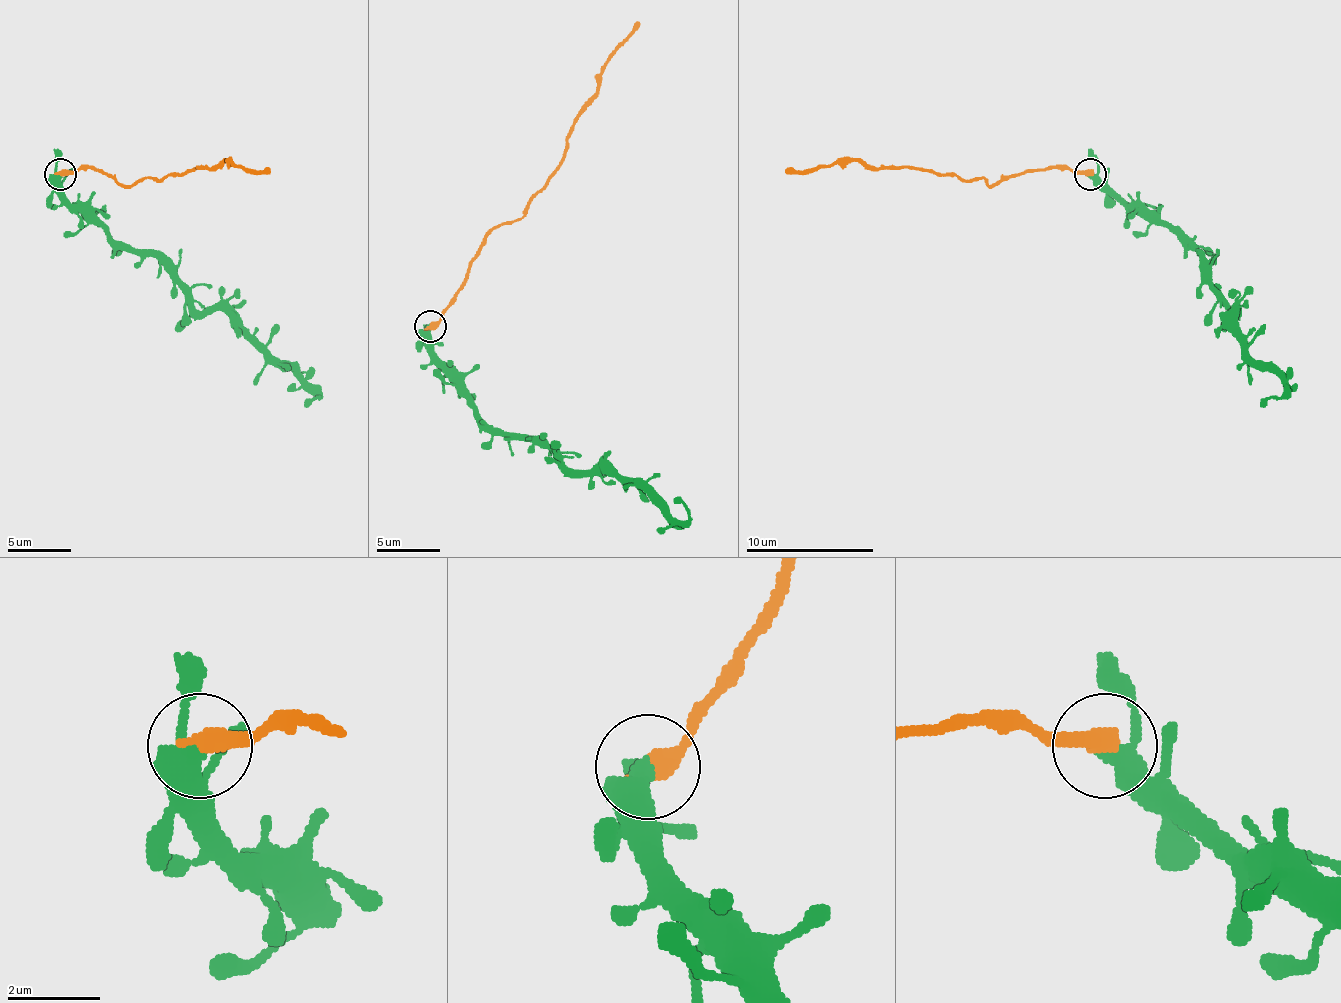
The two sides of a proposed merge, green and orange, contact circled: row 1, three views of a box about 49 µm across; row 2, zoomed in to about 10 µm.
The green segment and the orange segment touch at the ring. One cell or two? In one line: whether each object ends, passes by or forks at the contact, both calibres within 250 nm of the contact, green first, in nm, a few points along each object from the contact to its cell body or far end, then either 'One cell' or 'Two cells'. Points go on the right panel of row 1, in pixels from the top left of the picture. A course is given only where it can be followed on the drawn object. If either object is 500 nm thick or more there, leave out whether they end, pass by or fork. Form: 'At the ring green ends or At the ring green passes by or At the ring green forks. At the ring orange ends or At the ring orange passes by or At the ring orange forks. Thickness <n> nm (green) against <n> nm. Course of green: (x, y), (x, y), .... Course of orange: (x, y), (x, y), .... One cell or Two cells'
At the ring green passes by. At the ring orange ends. Thickness 360 nm (green) against 480 nm. Course of green: (1090, 173), (1138, 205), (1196, 253), (1205, 278), (1234, 310), (1234, 333), (1285, 387), (1260, 406). Course of orange: (1090, 173), (1049, 167), (1027, 170), (995, 186), (985, 179), (896, 167), (864, 167), (854, 160), (784, 173). Two cells

